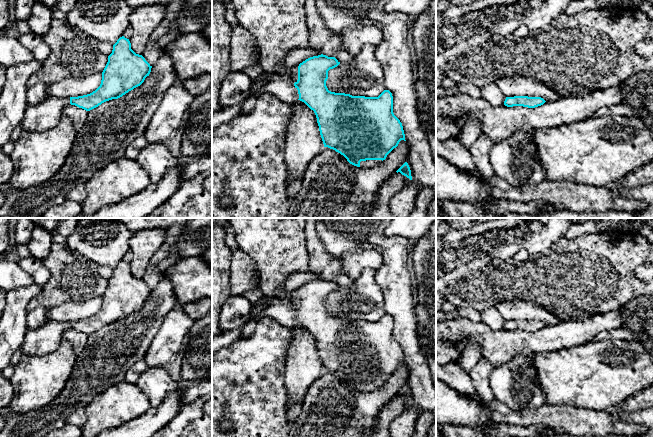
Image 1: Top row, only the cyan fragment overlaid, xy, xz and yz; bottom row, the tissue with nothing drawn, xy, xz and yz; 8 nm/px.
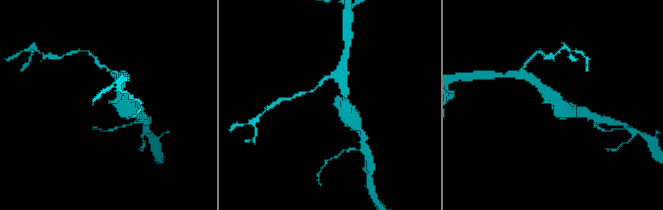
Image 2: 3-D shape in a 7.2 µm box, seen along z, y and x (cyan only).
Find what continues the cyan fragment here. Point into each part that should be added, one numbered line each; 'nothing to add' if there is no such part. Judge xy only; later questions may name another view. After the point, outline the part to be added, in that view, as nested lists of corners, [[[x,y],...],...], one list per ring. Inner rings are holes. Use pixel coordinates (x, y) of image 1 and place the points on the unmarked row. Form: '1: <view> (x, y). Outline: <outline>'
1: xy (43, 340). Outline: [[[49,320],[36,329],[28,329],[21,345],[23,355],[49,355],[58,349],[63,333],[69,329],[70,321],[56,320]]]

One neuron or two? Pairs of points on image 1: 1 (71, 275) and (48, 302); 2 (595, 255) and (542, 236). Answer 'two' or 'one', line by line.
1: one
2: two

